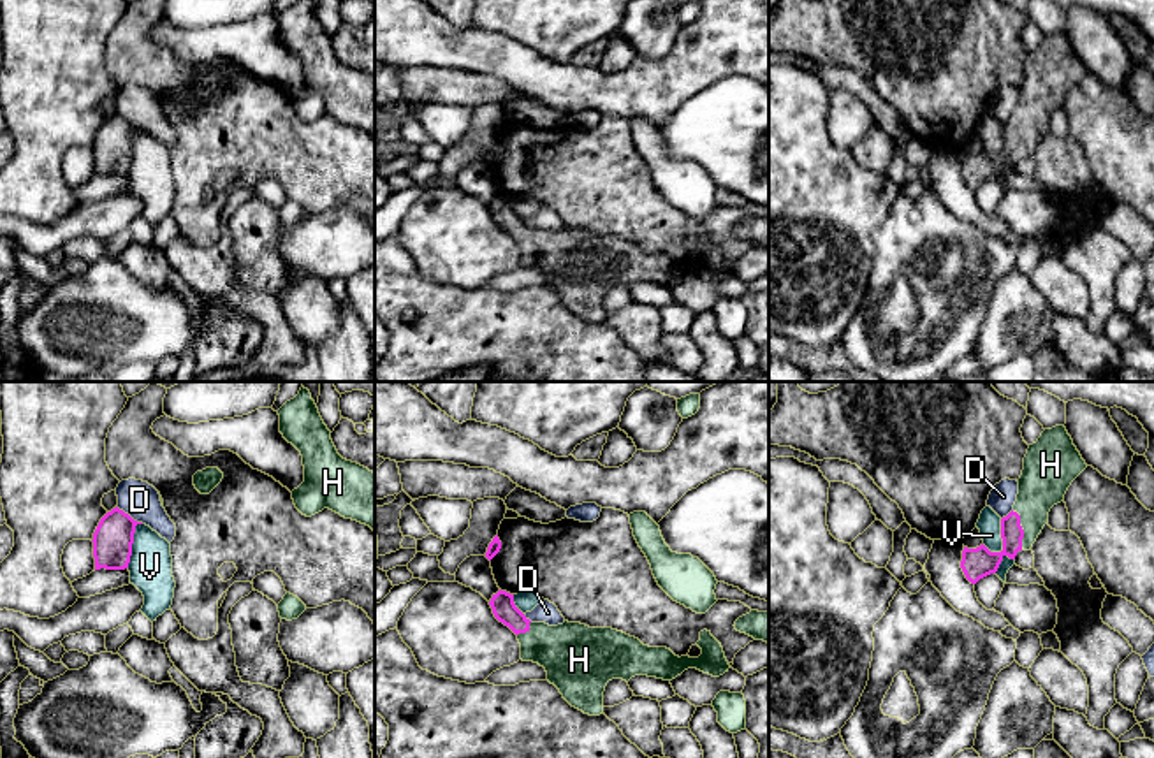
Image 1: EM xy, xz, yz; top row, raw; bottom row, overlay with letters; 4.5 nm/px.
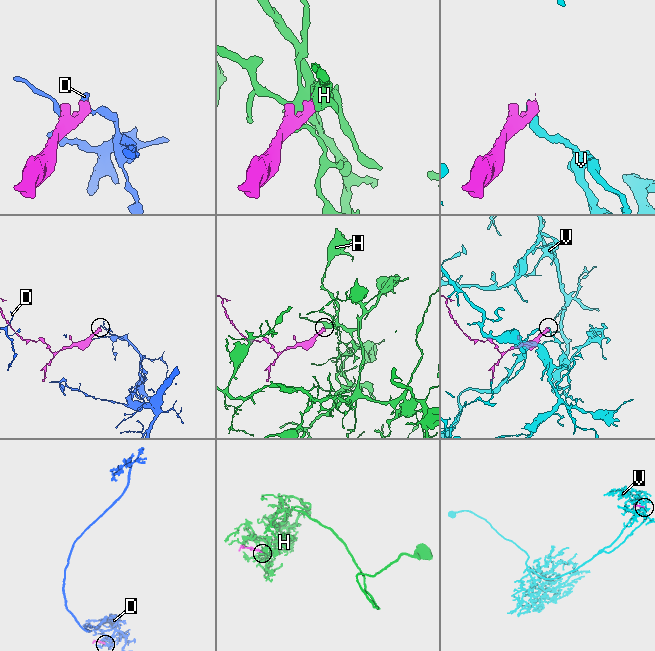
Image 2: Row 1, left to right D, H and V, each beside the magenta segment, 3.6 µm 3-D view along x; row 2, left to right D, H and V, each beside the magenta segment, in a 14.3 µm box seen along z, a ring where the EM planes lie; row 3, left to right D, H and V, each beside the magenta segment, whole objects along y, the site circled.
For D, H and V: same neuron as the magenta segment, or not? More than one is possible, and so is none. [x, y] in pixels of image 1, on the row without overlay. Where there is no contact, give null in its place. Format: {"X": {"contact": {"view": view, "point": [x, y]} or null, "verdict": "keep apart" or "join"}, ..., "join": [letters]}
{"D": {"contact": {"view": "xy", "point": [129, 122]}, "verdict": "keep apart"}, "H": {"contact": {"view": "yz", "point": [1021, 134]}, "verdict": "join"}, "V": {"contact": {"view": "yz", "point": [1003, 146]}, "verdict": "keep apart"}, "join": ["H"]}

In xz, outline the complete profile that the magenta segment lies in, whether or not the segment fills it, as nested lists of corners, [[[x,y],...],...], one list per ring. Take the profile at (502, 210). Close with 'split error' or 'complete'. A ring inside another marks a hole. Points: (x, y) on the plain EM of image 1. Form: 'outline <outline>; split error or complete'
outline [[[498,197],[489,208],[494,223],[508,232],[521,250],[521,266],[545,274],[547,285],[563,304],[589,322],[603,318],[609,287],[647,281],[672,287],[688,274],[712,283],[728,278],[721,250],[711,237],[700,237],[698,264],[676,262],[667,253],[649,253],[639,244],[612,234],[589,234],[581,229],[549,232],[531,229],[514,209],[514,200]]]; split error

